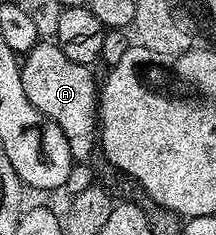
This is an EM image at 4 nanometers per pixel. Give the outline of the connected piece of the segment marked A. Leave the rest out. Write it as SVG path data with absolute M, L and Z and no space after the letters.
M39 41L31 51L25 52L20 66L24 93L28 93L28 101L32 101L32 105L36 105L36 109L41 111L47 119L56 121L56 125L64 129L75 160L89 160L91 158L89 155L96 151L96 136L100 131L100 91L96 83L94 87L94 75L90 72L93 70L85 63L77 63L69 59L54 41Z

